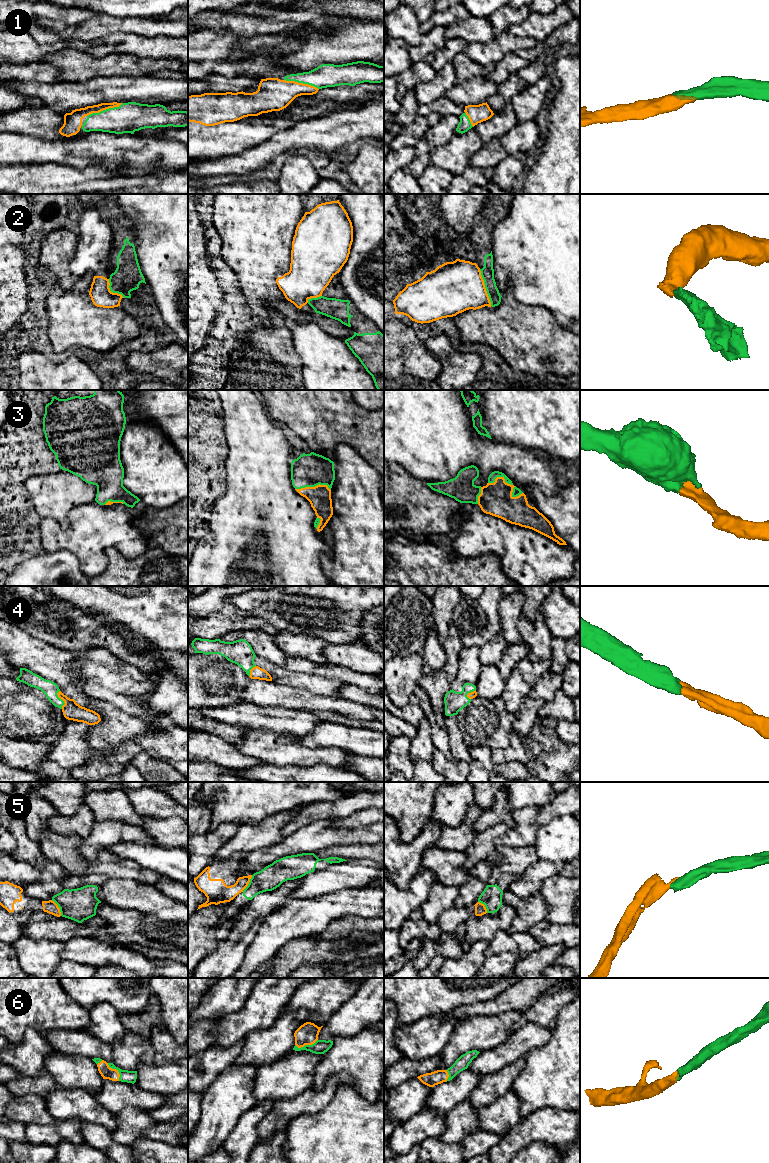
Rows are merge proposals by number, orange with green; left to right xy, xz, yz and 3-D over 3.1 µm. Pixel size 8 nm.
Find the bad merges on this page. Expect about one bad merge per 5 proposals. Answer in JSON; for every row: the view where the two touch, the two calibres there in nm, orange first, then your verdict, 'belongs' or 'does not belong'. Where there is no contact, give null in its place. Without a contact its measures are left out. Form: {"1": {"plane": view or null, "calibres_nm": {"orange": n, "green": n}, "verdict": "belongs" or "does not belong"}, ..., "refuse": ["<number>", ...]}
{"1": {"plane": "xy", "calibres_nm": {"orange": 110, "green": 240}, "verdict": "belongs"}, "2": {"plane": "yz", "calibres_nm": {"orange": 420, "green": 110}, "verdict": "does not belong"}, "3": {"plane": "xz", "calibres_nm": {"orange": 180, "green": 280}, "verdict": "belongs"}, "4": {"plane": "xy", "calibres_nm": {"orange": 150, "green": 120}, "verdict": "belongs"}, "5": {"plane": "xy", "calibres_nm": {"orange": 100, "green": 260}, "verdict": "does not belong"}, "6": {"plane": "xy", "calibres_nm": {"orange": 100, "green": 100}, "verdict": "belongs"}, "refuse": ["2", "5"]}

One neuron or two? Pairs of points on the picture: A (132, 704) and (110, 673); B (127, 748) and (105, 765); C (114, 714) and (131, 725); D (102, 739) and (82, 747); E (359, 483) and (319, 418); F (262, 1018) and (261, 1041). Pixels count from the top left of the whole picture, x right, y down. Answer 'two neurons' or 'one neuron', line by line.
A: one neuron
B: one neuron
C: one neuron
D: two neurons
E: two neurons
F: two neurons

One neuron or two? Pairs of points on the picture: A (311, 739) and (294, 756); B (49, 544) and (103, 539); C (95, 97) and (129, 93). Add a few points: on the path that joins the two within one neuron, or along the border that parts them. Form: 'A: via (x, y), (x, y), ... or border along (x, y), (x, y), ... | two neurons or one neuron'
A: border along (296, 739), (309, 747), (328, 747) | two neurons
B: via (62, 539), (90, 539) | one neuron
C: via (103, 93), (121, 93) | one neuron

